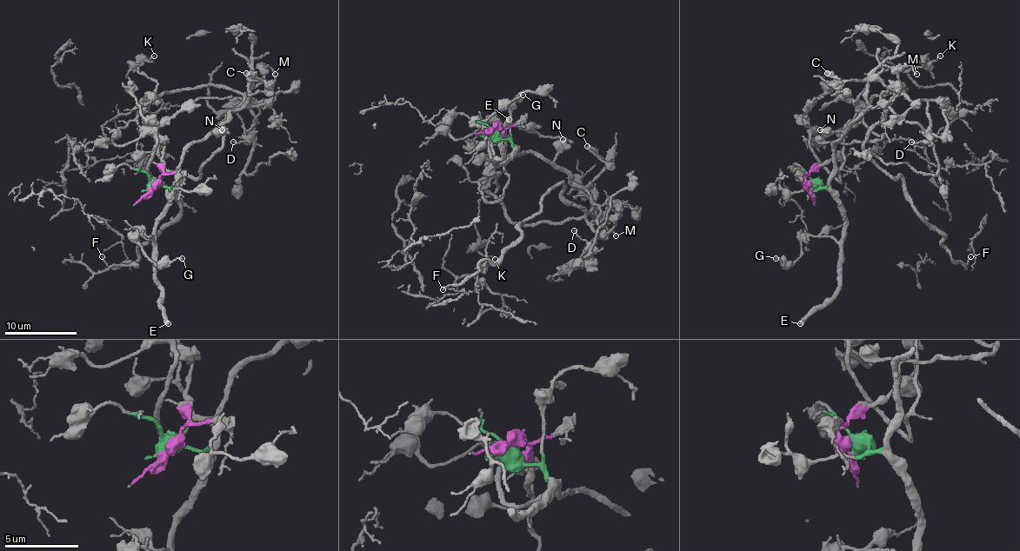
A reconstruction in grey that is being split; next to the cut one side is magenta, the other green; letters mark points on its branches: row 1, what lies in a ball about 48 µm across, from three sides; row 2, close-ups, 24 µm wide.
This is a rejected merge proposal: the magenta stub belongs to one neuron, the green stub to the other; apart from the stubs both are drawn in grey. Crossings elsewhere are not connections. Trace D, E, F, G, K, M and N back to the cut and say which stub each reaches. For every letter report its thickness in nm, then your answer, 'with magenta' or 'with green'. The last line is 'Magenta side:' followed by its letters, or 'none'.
D: calibre 120 nm; with magenta
E: calibre 440 nm; with green
F: calibre 140 nm; with magenta
G: calibre 140 nm; with green
K: calibre 140 nm; with magenta
M: calibre 120 nm; with magenta
N: calibre 650 nm; with green
Magenta side: D, F, K, M

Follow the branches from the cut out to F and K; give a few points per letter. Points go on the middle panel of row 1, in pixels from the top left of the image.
F: (494, 129), (509, 183), (489, 202), (480, 180), (512, 222), (583, 215), (557, 183), (494, 262), (442, 288)
K: (494, 129), (509, 183), (489, 202), (478, 182), (498, 187), (475, 229), (494, 260)

